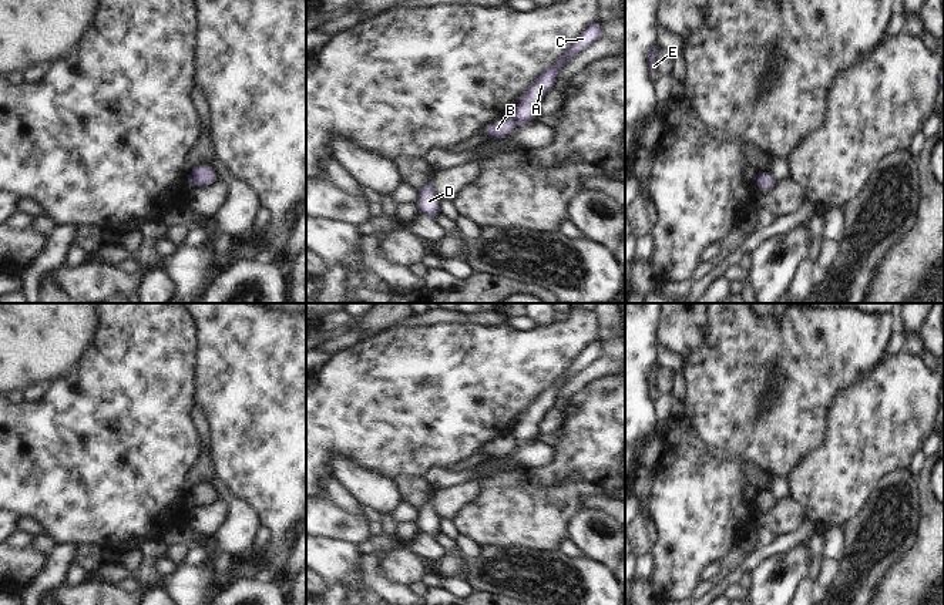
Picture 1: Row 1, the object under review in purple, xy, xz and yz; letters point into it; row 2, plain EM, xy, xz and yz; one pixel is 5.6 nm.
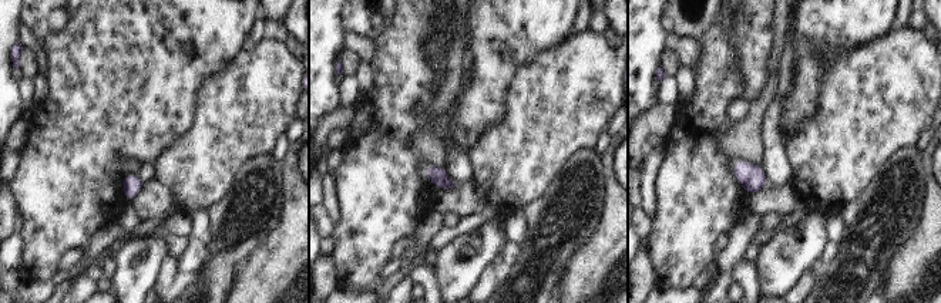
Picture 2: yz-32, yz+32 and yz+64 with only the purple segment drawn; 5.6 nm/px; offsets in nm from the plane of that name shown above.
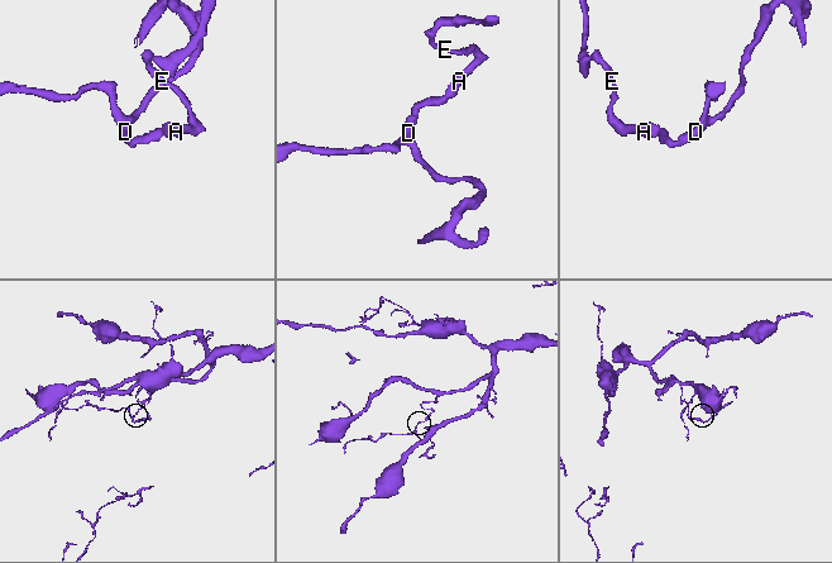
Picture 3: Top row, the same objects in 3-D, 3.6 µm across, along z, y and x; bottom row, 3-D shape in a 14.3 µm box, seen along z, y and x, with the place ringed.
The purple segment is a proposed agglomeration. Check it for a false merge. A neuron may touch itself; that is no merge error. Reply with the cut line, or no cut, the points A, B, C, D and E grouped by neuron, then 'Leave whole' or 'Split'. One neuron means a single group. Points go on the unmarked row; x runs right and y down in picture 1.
Split along xz (510, 434), (517, 442). Groups: A C E / B D. Split

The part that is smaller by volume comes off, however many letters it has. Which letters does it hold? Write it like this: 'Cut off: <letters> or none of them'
Cut off: B, D

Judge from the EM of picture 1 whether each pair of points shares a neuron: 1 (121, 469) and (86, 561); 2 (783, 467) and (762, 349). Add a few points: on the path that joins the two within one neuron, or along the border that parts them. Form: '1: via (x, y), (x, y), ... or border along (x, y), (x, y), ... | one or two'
1: border along (77, 545), (94, 544), (101, 550) | two
2: via (783, 436), (789, 429), (789, 372) | one

